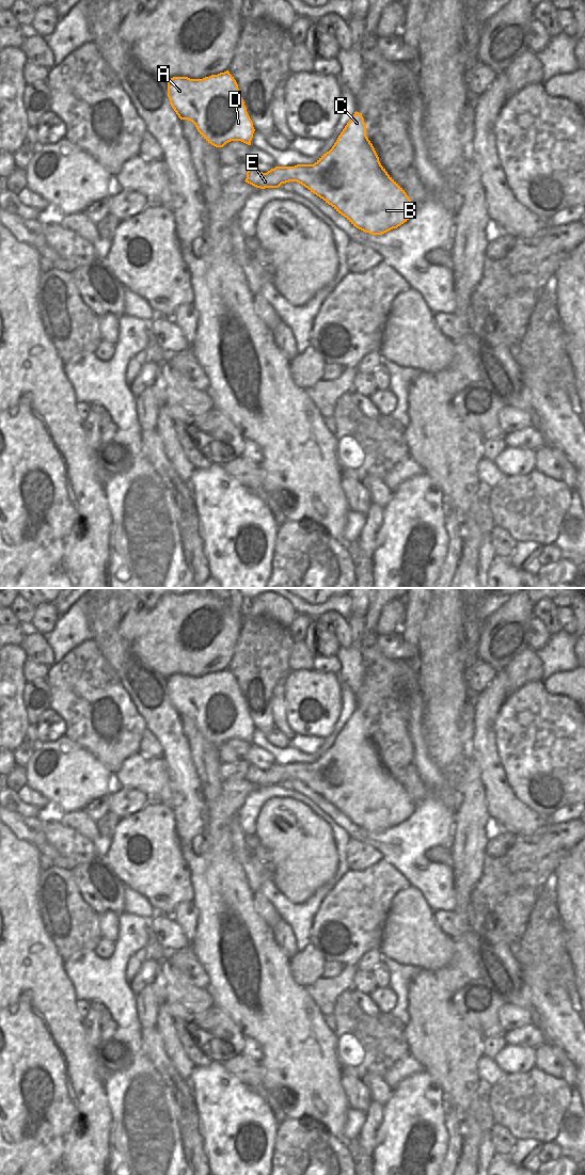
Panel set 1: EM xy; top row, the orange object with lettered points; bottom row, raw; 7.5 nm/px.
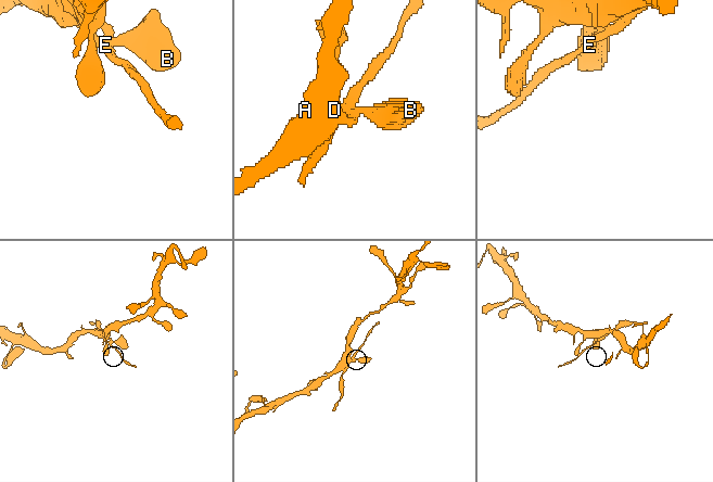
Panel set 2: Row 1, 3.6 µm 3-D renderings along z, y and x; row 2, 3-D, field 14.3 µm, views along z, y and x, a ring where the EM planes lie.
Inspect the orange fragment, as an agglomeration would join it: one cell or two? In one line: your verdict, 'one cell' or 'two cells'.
two cells

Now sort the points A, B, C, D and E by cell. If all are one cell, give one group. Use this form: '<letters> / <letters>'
A B C D / E

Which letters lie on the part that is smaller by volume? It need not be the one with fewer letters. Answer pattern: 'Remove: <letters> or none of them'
Remove: E

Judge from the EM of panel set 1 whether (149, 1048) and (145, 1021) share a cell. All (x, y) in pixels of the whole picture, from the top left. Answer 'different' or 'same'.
different

